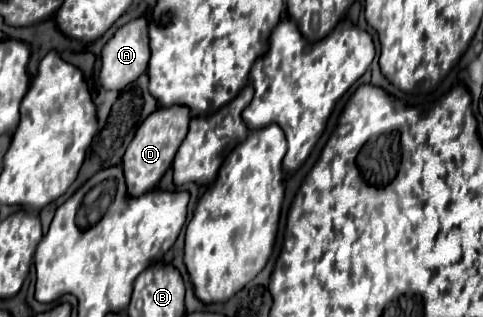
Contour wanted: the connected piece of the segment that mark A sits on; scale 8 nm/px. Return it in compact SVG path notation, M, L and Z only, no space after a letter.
M135 18L121 26L115 36L103 46L101 52L101 84L105 90L119 90L125 88L127 84L135 82L149 64L149 36L147 36L147 20L145 18Z

